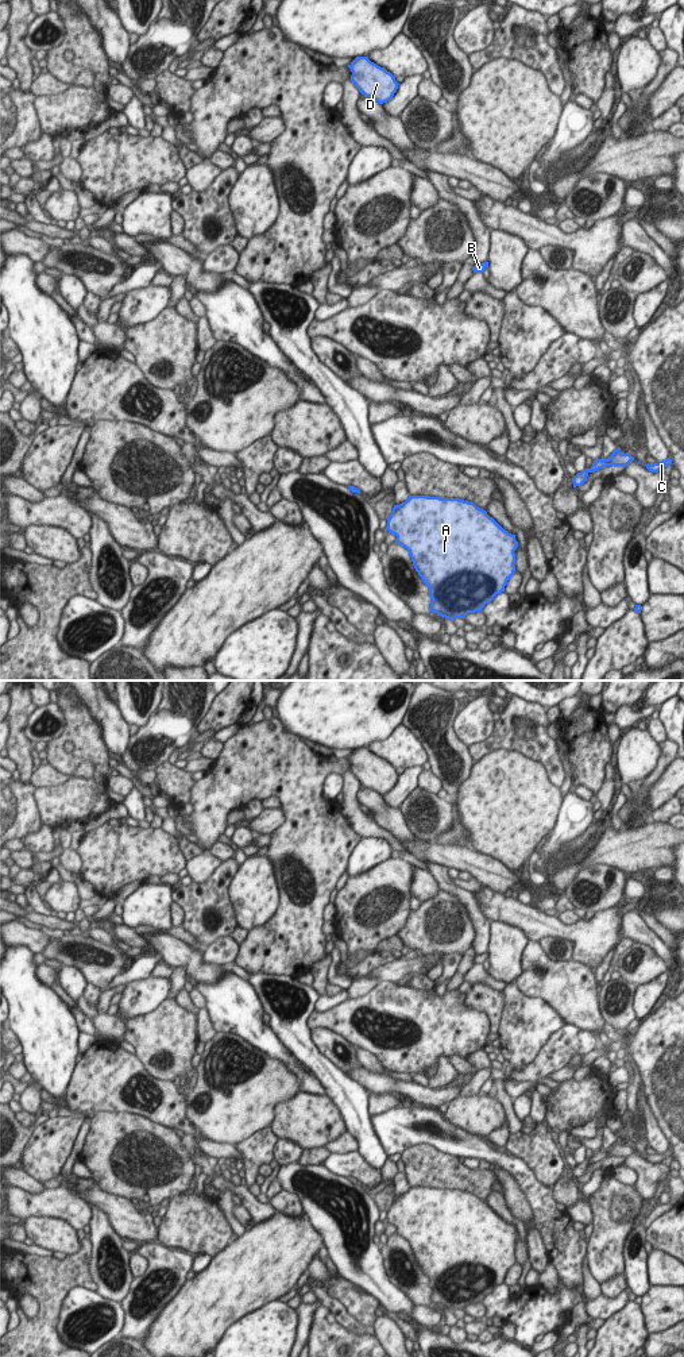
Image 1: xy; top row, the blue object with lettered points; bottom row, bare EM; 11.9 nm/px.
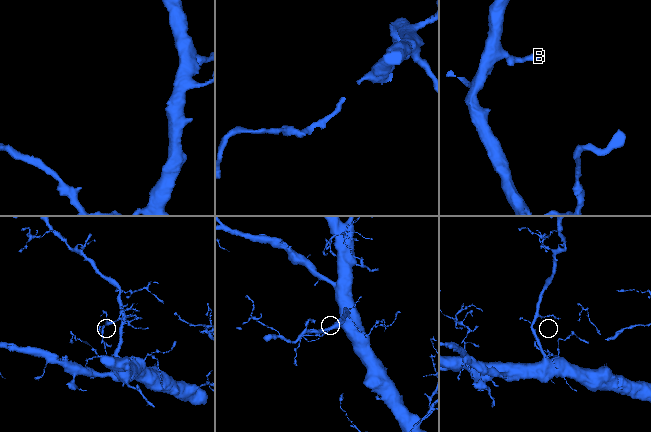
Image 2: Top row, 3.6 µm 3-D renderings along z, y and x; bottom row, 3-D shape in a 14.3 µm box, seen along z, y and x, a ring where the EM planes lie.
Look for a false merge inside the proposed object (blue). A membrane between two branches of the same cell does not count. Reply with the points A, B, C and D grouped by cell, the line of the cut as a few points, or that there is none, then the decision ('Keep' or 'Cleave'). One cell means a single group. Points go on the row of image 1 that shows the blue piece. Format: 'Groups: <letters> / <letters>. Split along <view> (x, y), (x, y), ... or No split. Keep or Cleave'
Groups: A B C D. No split. Keep.

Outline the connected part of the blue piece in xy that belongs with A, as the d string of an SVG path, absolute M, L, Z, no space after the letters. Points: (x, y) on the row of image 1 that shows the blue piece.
M409 496L405 502L394 505L386 528L389 533L397 536L395 543L409 551L416 571L429 587L430 612L443 618L453 621L455 618L465 618L468 613L482 612L486 604L505 591L507 581L514 575L514 551L518 547L515 535L505 531L474 502L459 498Z

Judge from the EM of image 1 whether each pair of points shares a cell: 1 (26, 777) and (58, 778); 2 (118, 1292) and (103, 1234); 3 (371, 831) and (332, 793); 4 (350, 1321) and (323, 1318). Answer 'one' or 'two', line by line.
1: two
2: one
3: two
4: two

